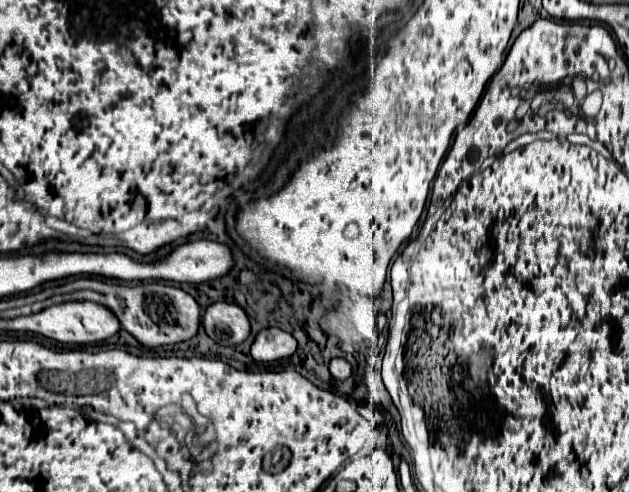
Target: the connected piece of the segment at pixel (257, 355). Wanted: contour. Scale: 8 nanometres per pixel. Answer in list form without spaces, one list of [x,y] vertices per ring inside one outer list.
[[[272,327],[272,329],[262,329],[256,335],[250,353],[256,361],[278,361],[290,357],[296,349],[298,341],[290,333]]]

